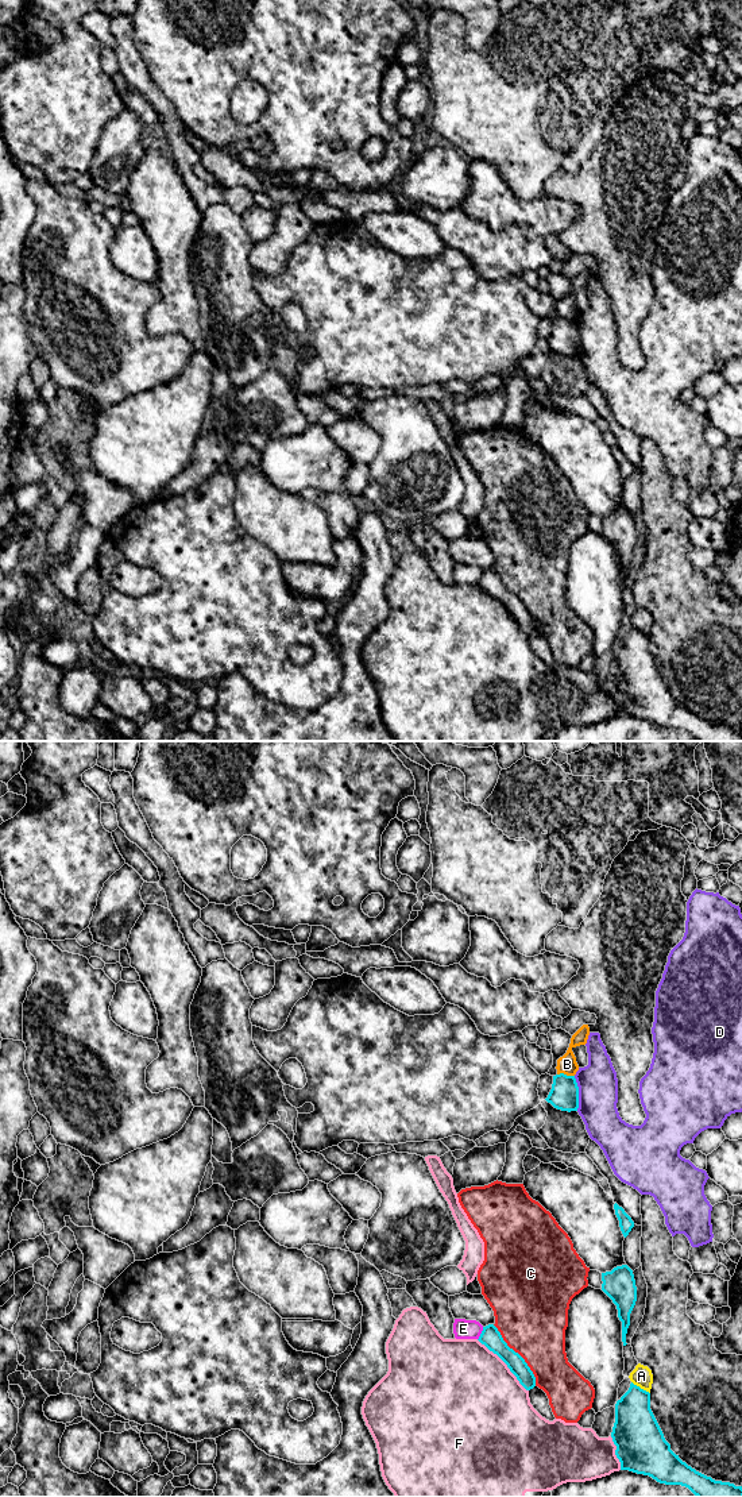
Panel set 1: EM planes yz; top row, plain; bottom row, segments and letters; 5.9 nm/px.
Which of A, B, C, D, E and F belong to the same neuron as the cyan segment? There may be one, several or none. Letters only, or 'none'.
none

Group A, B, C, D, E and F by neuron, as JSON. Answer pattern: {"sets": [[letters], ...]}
{"sets": [["A"], ["B"], ["C"], ["D"], ["E"], ["F"]]}

